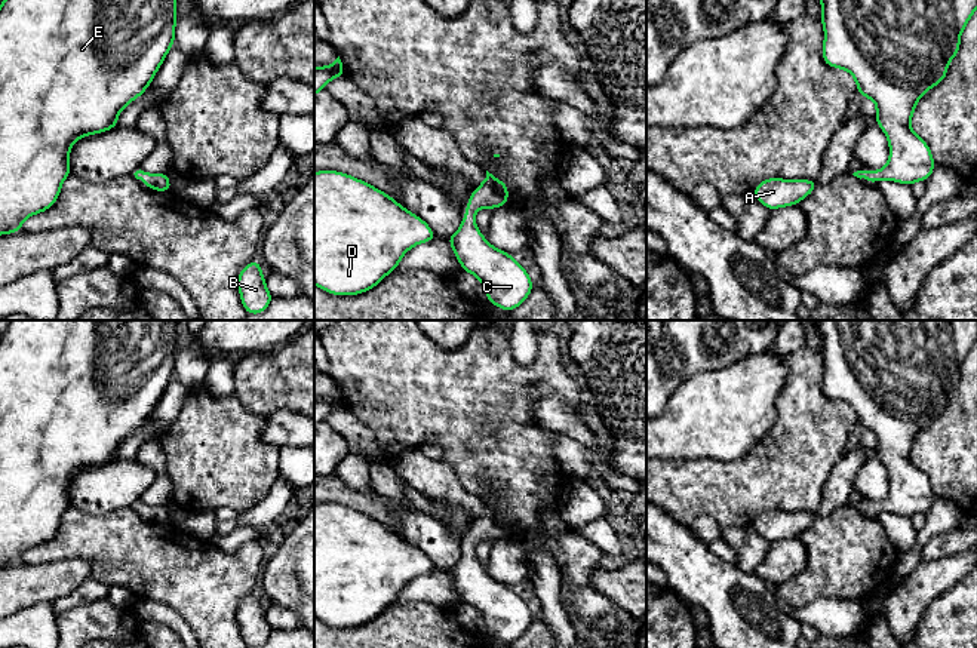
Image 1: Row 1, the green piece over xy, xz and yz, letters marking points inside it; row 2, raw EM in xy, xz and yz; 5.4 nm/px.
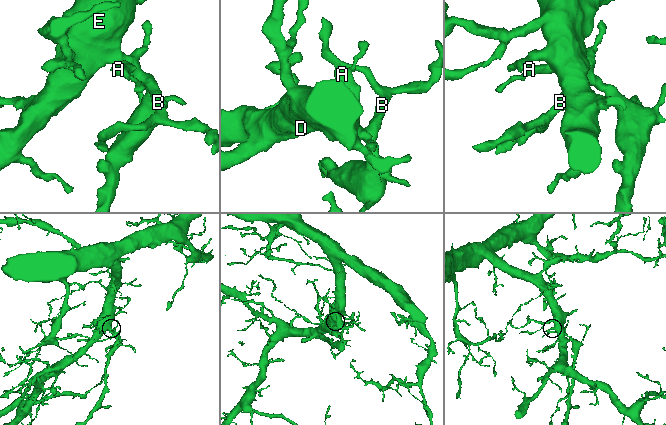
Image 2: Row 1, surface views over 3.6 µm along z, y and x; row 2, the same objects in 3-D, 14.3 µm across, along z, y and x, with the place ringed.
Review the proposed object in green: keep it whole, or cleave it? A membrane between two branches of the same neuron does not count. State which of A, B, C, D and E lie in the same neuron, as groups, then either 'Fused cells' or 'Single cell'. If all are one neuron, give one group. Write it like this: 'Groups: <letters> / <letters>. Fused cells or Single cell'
Groups: A B C D E. Single cell

